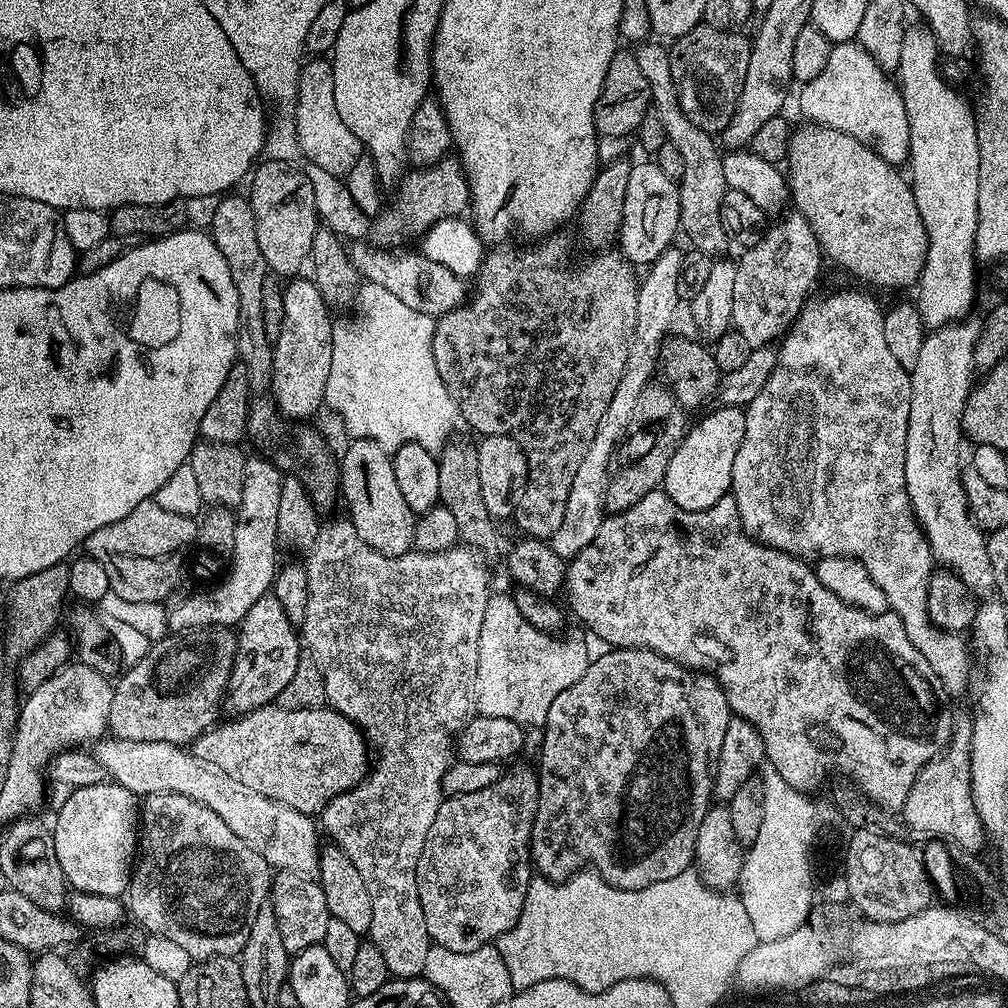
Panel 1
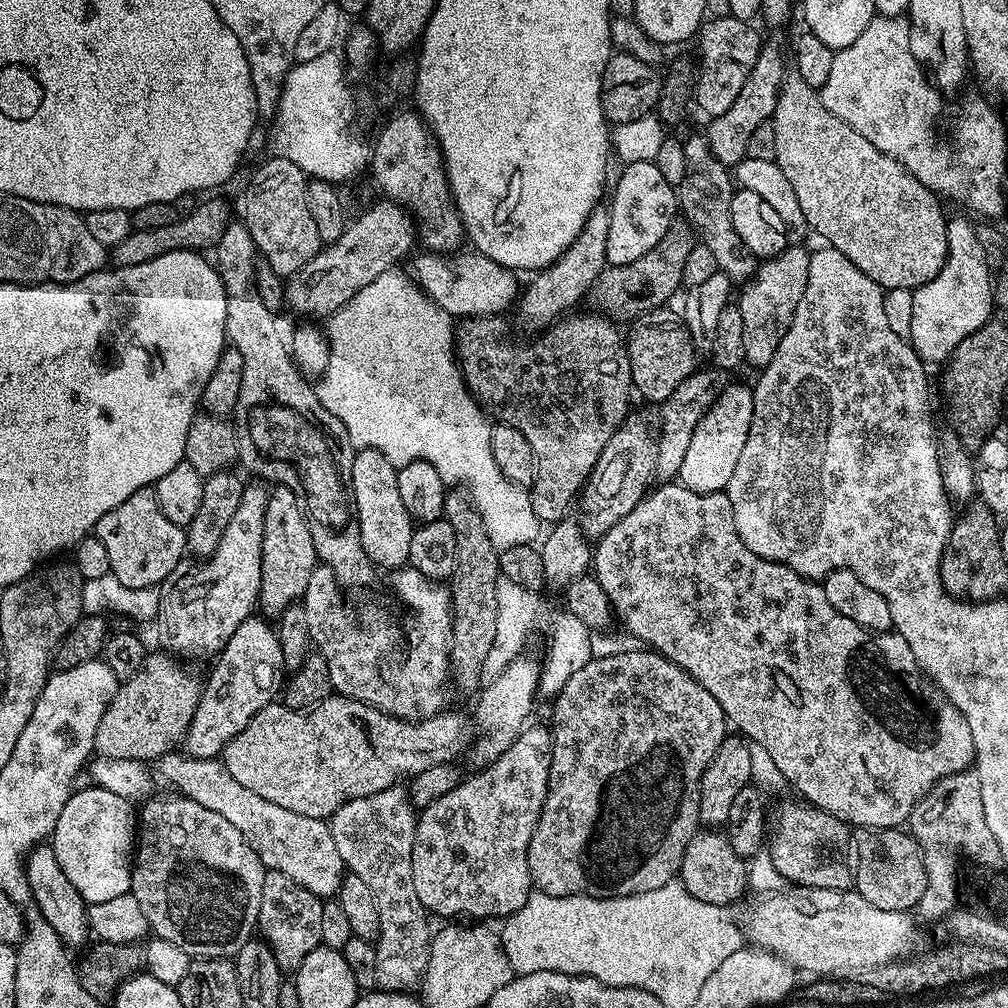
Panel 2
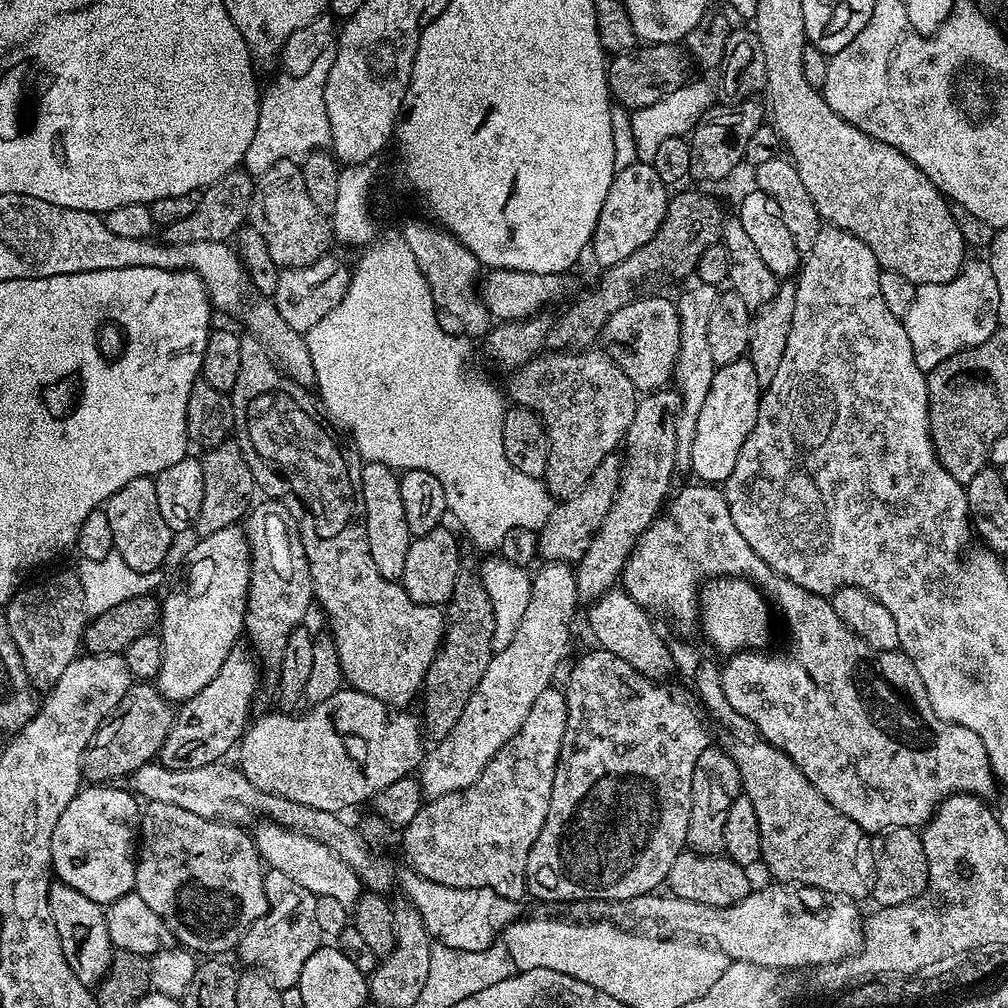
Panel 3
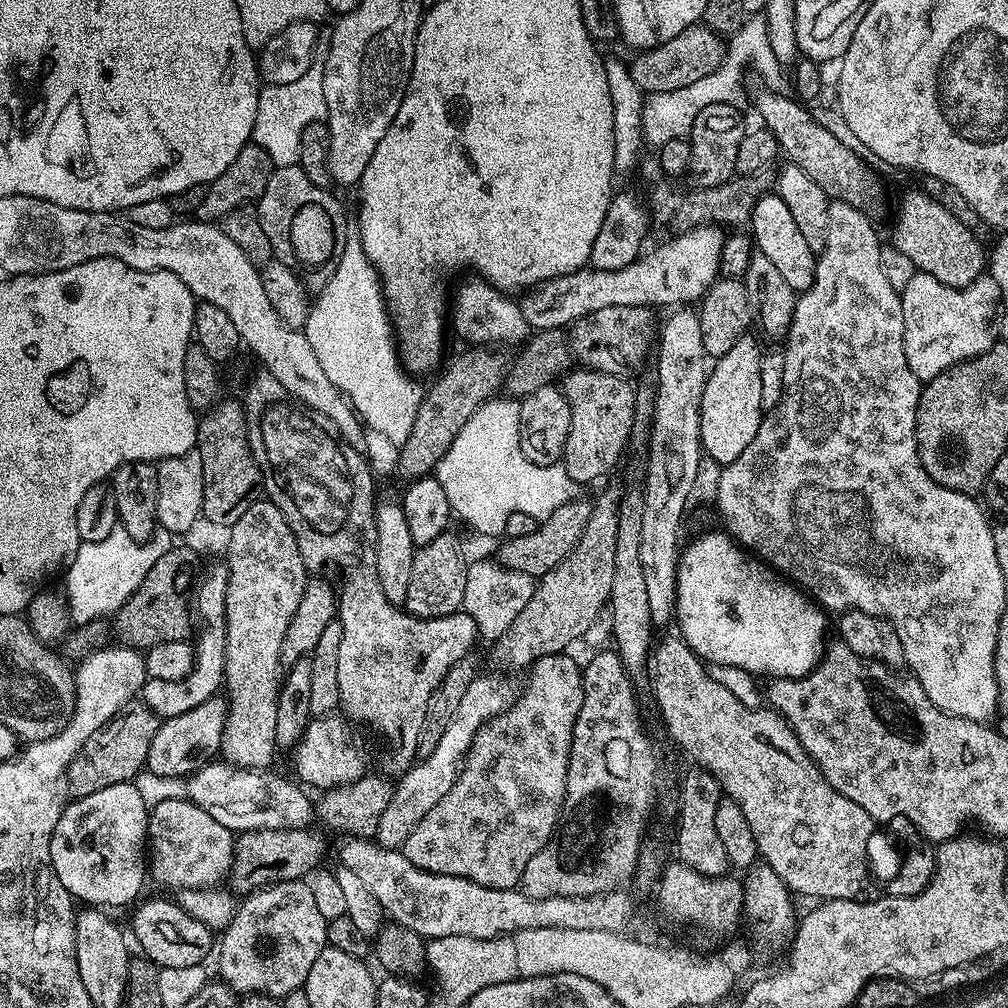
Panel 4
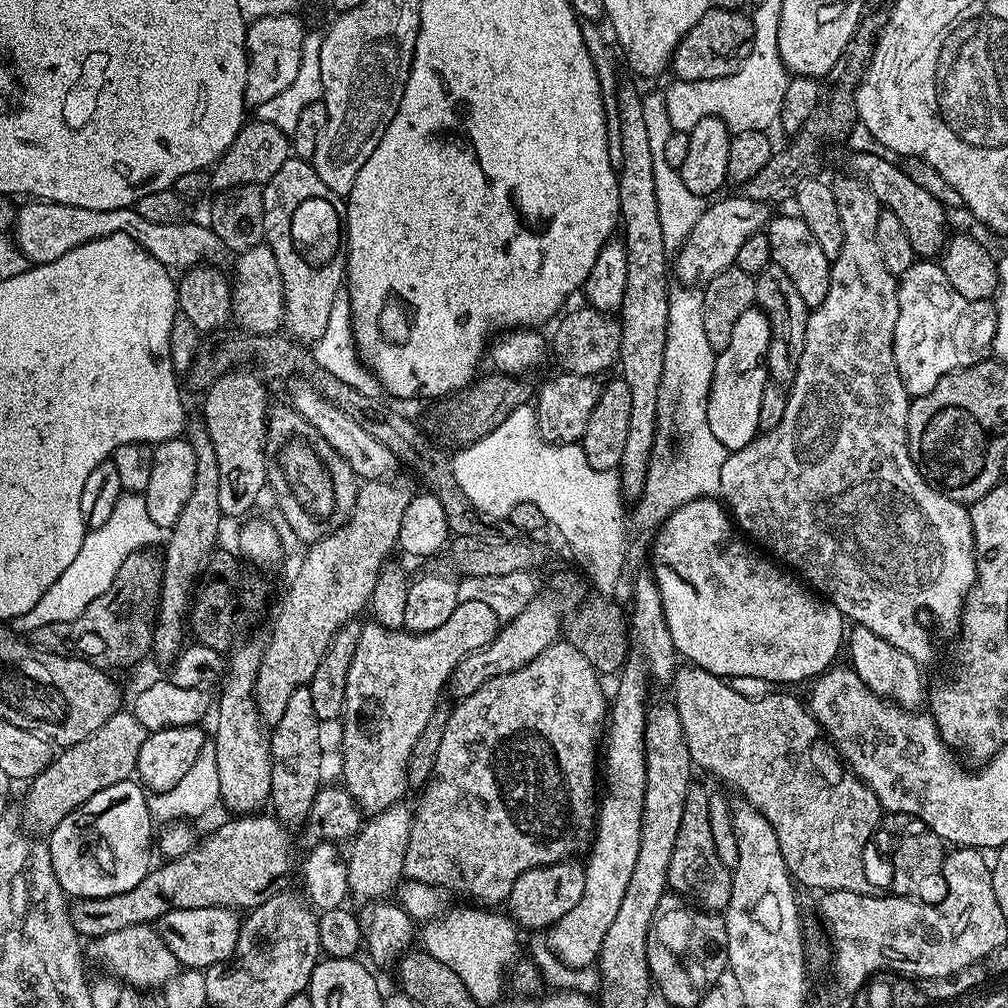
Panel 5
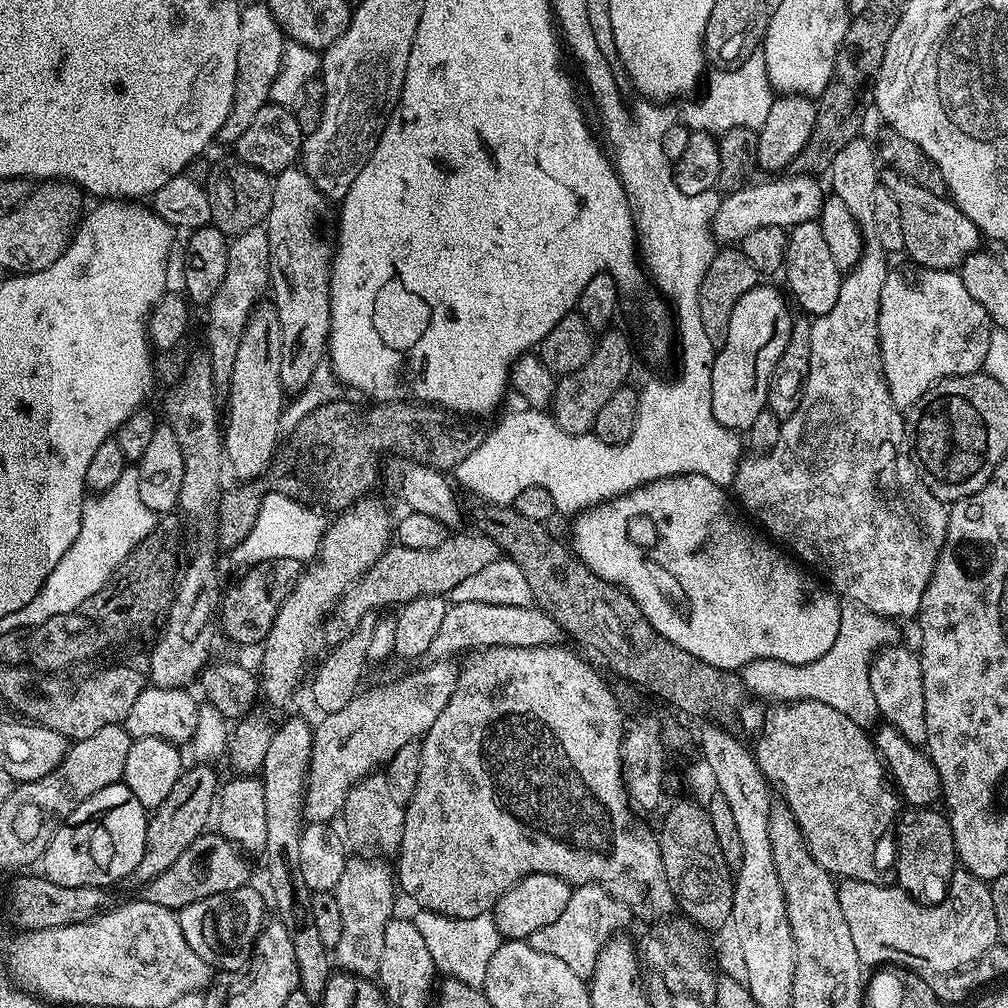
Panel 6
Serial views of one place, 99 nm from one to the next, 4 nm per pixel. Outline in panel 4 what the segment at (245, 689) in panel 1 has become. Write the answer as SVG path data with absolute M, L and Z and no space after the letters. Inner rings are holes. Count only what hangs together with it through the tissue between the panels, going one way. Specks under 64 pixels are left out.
M220 694L202 702L202 706L194 706L194 710L186 710L186 714L167 717L161 723L158 734L154 734L154 742L150 742L147 771L154 776L187 778L204 765L213 763L221 755L227 717L228 702Z

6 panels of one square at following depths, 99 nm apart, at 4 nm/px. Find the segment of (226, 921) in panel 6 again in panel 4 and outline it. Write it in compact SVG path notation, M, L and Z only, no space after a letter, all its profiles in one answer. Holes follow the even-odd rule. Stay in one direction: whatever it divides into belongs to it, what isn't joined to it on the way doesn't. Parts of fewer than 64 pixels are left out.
M175 899L143 900L135 905L136 913L132 916L131 939L133 941L136 939L140 943L139 951L160 968L204 964L207 961L208 951L211 948L213 951L214 948L213 929L198 922L198 918L186 914L186 910L179 908Z

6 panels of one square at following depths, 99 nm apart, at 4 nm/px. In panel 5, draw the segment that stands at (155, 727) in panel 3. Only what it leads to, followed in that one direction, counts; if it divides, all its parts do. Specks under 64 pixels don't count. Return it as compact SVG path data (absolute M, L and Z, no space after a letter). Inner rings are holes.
M121 710L112 715L106 726L94 730L90 738L82 738L82 742L74 742L69 748L53 755L52 761L30 781L32 789L28 792L27 827L36 834L50 834L58 822L66 818L66 814L82 806L82 802L94 798L98 790L106 790L106 786L133 779L138 754L148 734L148 729L138 722L132 711Z

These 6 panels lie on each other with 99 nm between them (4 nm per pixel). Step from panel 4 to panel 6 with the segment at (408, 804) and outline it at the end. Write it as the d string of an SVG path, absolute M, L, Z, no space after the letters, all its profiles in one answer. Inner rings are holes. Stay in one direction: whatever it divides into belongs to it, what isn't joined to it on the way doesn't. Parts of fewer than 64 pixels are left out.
M353 855L342 870L342 878L334 889L338 907L342 914L342 938L334 950L334 960L343 971L351 976L376 978L380 974L382 962L383 935L386 926L393 919L398 888L394 883L394 872L387 868L380 858L365 858Z

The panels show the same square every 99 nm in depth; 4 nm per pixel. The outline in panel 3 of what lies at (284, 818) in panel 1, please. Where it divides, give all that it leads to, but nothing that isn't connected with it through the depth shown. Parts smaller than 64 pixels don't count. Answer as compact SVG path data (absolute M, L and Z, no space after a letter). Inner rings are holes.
M260 822L256 826L256 848L260 851L261 861L271 871L286 874L286 878L294 878L298 886L306 886L306 890L315 892L317 896L335 898L349 910L356 905L362 891L360 875L350 866L346 866L346 862L342 862L342 858L338 858L338 854L334 854L330 846L322 846L322 842L301 832L283 828L281 824Z

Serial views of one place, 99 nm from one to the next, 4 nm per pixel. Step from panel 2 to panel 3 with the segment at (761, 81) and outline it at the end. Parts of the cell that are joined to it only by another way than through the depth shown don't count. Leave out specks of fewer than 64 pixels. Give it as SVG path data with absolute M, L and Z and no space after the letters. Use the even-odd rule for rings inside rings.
M749 98L725 103L725 108L712 106L697 120L696 127L690 133L692 162L697 177L700 175L708 180L724 180L742 164L754 130L758 130L758 126L766 120L765 105L761 101L760 105L758 101L759 99Z

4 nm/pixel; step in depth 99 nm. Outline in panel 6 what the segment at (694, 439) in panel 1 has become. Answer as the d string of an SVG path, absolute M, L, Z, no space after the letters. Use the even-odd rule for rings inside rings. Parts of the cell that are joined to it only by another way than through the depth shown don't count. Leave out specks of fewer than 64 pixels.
M764 282L746 290L746 294L734 302L726 342L719 345L712 358L712 413L722 426L737 434L743 433L758 414L766 411L774 366L778 366L778 358L782 358L782 350L786 350L786 342L792 337L793 309L781 292Z

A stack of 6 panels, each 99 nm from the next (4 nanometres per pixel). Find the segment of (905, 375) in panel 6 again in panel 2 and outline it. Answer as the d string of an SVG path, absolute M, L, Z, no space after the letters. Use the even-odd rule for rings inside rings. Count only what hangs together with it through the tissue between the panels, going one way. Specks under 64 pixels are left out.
M952 216L947 221L948 253L942 270L912 294L914 311L907 339L925 362L947 361L959 344L994 315L994 276L986 262L986 254L982 254L982 245L978 243L976 224L964 216Z

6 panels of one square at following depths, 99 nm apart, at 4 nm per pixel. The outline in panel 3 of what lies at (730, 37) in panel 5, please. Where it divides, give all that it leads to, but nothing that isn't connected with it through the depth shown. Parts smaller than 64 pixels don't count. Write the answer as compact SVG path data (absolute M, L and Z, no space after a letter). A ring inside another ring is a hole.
M676 44L637 46L631 52L611 57L607 65L608 91L621 109L635 110L648 107L689 83L688 66L690 67L690 60L685 49Z

